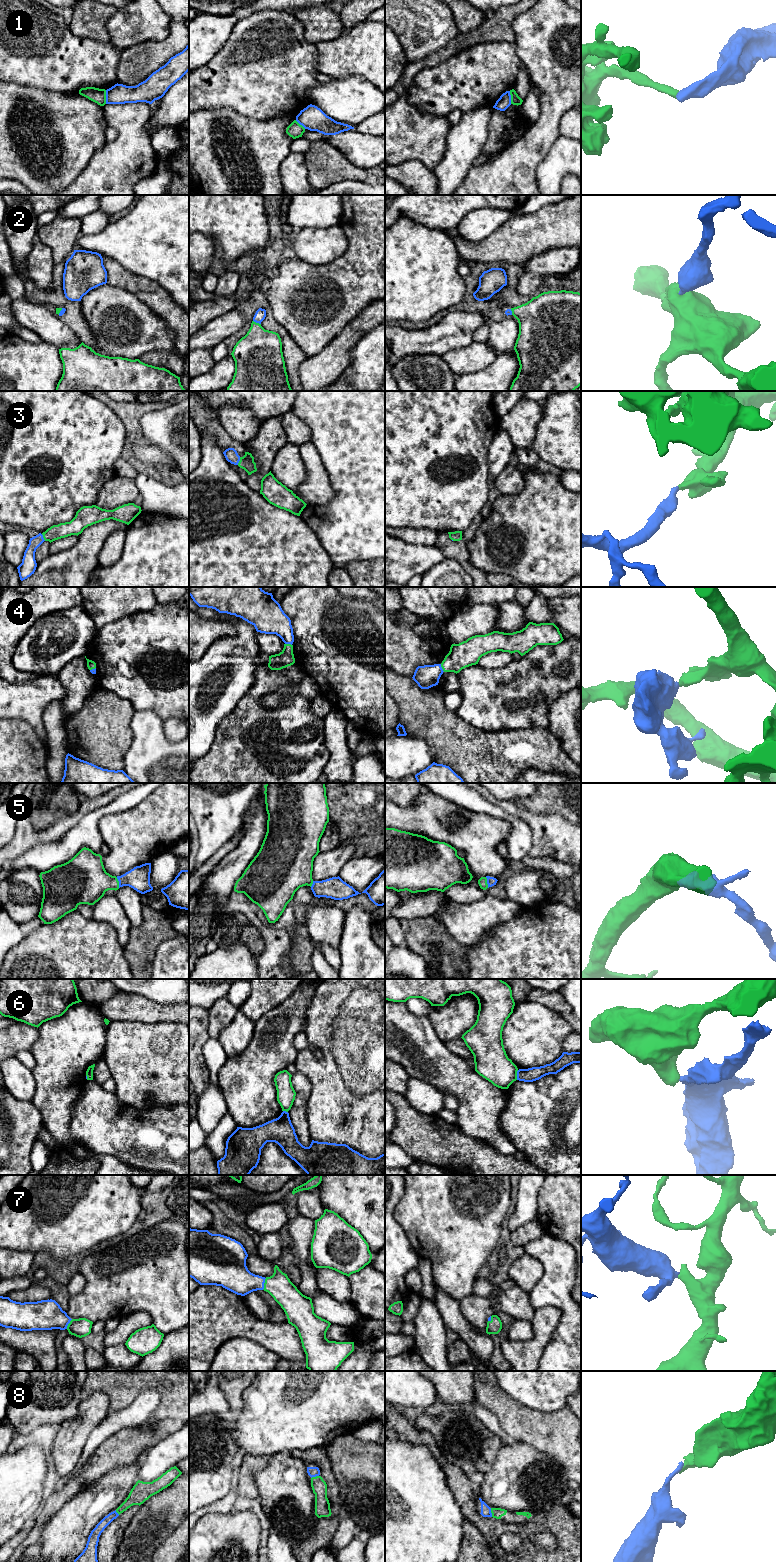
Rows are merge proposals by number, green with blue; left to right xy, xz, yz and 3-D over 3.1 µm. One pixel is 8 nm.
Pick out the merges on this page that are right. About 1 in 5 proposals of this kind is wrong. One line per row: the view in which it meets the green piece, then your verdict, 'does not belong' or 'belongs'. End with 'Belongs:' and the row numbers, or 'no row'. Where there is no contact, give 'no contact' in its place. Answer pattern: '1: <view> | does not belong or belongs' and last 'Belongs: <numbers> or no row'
1: xy | does not belong
2: xz | belongs
3: xz | belongs
4: yz | belongs
5: xy | belongs
6: yz | does not belong
7: xz | belongs
8: yz | belongs
Belongs: 2, 3, 4, 5, 7, 8

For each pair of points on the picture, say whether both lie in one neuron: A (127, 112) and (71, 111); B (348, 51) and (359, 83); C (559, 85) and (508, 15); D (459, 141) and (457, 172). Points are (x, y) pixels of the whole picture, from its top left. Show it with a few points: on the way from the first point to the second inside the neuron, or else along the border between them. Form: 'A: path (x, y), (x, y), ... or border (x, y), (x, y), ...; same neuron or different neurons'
A: border (102, 106), (104, 118), (108, 126); different neurons
B: border (333, 77), (363, 76), (374, 85); different neurons
C: border (527, 10), (522, 12), (512, 24), (513, 42); different neurons
D: path (459, 149), (458, 164); same neuron

